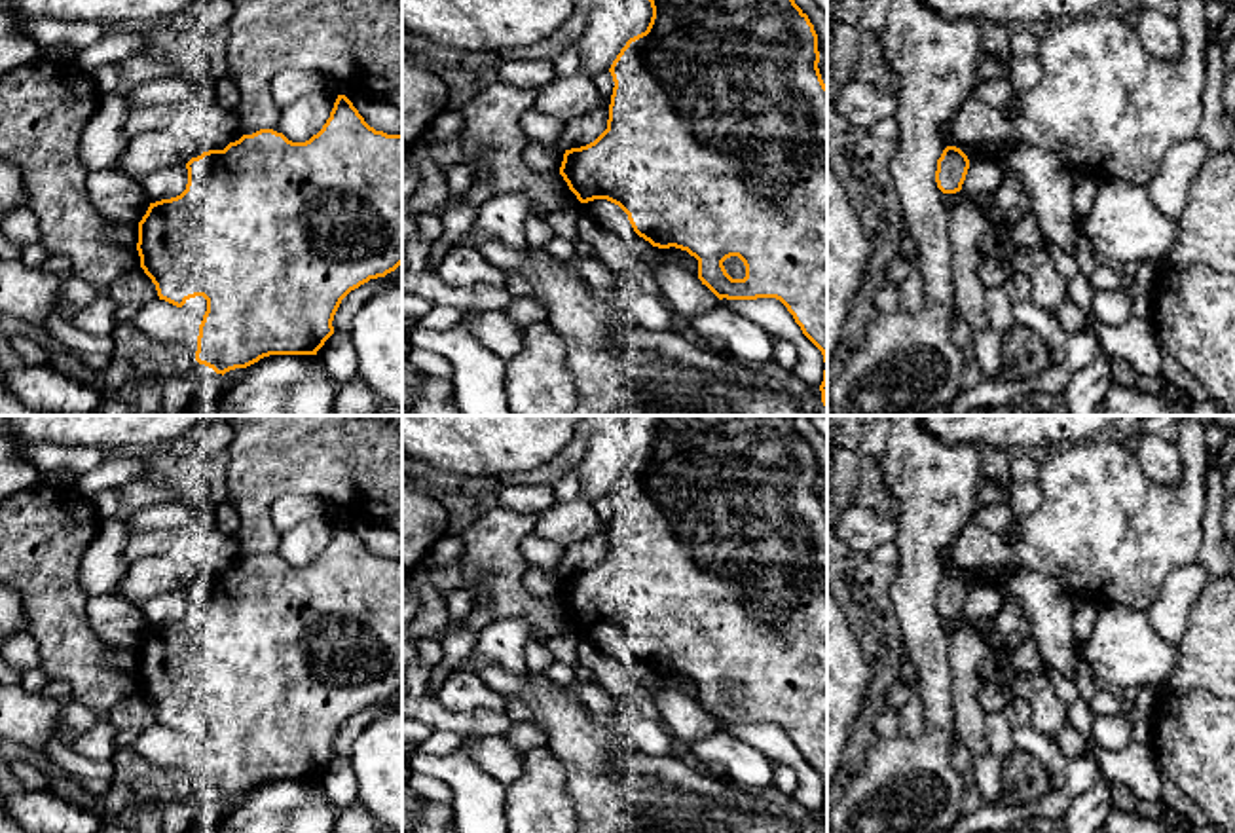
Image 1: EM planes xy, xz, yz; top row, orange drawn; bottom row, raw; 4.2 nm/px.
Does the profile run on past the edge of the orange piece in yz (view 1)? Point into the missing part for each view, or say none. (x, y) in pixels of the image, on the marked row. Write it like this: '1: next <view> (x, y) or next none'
1: next none

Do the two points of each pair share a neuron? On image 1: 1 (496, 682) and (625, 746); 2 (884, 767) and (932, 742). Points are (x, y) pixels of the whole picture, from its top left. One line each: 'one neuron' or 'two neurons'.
1: one neuron
2: one neuron

